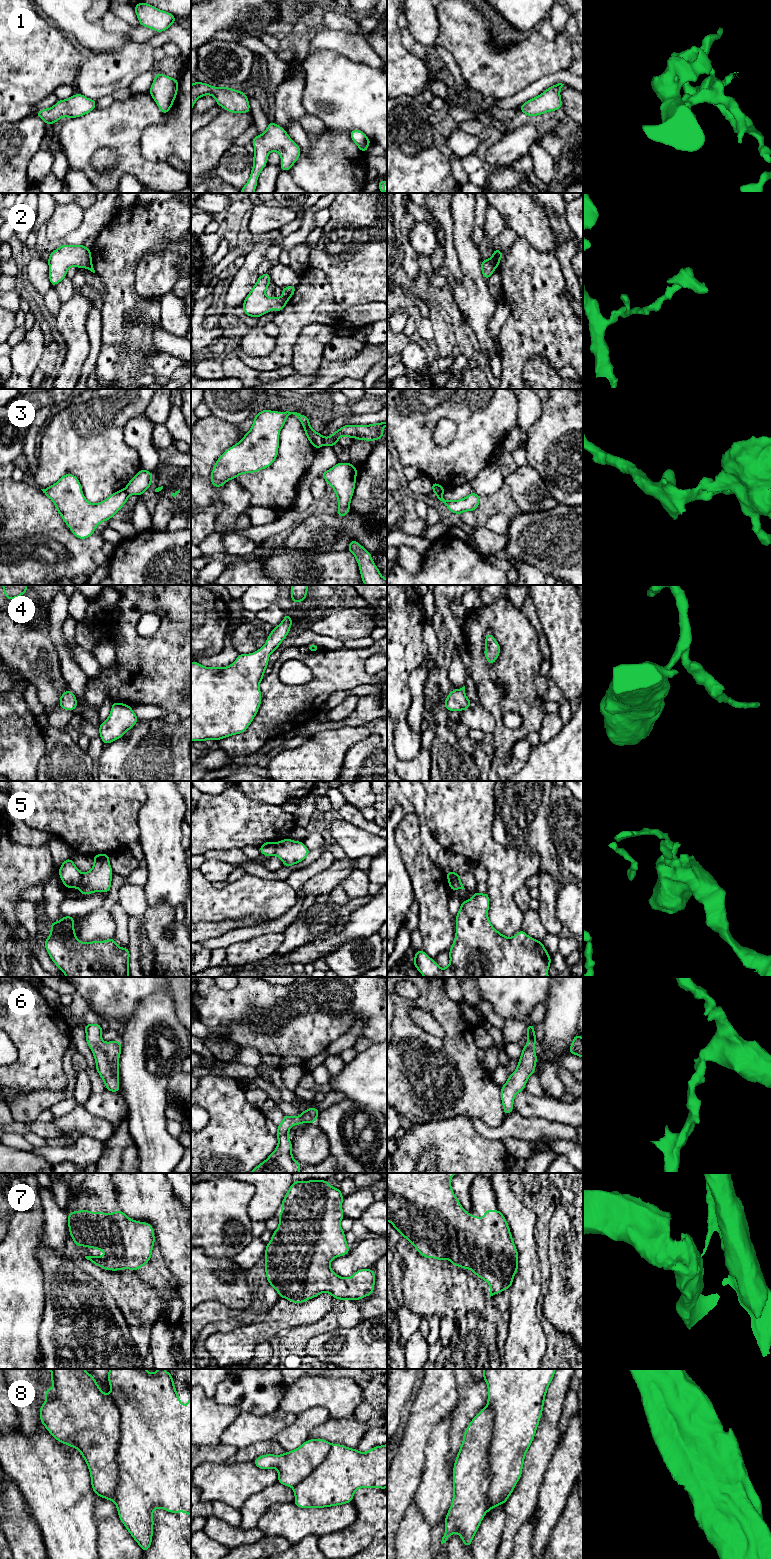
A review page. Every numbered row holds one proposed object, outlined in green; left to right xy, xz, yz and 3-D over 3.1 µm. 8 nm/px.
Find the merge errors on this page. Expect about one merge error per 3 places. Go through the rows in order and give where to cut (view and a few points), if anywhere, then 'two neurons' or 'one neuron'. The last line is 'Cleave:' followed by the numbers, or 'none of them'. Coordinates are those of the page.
1: cut none; one neuron
2: cut yz (490, 258), (496, 267); two neurons
3: cut yz (435, 492), (442, 494); two neurons
4: cut none; one neuron
5: cut xy (82, 874), (77, 887); two neurons
6: cut none; one neuron
7: cut none; one neuron
8: cut yz (487, 1405), (493, 1411), (493, 1429), (485, 1512); two neurons
Cleave: 2, 3, 5, 8

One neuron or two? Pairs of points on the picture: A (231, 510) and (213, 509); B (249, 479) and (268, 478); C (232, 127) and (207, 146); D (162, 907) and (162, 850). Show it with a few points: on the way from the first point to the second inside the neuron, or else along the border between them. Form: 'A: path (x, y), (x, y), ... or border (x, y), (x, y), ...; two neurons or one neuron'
A: border (217, 498), (224, 508), (216, 519), (214, 531); two neurons
B: path (254, 479), (263, 479); one neuron
C: path (226, 127), (213, 140); one neuron
D: border (147, 907), (165, 902), (174, 911); two neurons

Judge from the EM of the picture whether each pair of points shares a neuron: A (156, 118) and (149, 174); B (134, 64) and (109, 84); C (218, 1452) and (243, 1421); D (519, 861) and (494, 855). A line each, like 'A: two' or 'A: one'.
A: one
B: one
C: two
D: one

